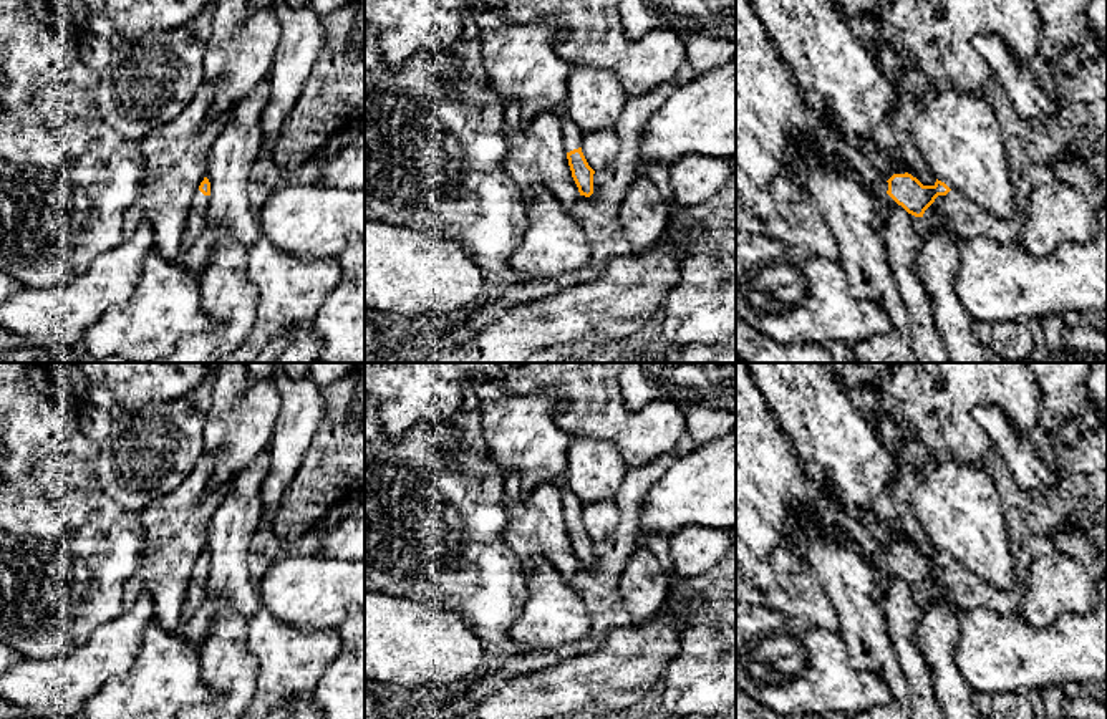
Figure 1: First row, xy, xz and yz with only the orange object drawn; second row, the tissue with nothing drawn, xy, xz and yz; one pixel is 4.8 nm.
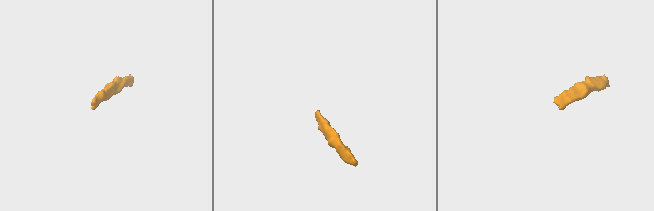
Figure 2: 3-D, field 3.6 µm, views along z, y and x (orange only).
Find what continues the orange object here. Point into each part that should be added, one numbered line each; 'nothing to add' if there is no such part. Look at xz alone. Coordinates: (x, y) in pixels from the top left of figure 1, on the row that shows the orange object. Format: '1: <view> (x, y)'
1: xz (572, 136)

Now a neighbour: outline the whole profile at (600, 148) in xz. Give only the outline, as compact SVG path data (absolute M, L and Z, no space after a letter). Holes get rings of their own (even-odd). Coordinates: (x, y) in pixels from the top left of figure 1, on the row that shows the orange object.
M605 128L583 134L580 147L588 166L595 172L600 172L616 161L620 152L620 141L613 128Z

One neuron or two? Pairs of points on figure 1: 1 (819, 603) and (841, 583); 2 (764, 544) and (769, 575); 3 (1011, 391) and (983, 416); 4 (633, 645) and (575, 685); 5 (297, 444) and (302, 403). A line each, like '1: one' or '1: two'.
1: two
2: two
3: two
4: one
5: one

